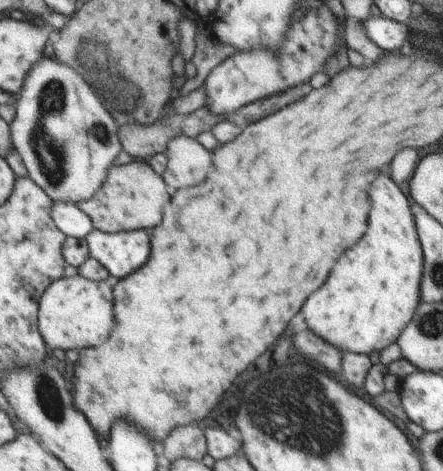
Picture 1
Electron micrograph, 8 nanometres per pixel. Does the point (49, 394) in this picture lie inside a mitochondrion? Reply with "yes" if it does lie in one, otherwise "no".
yes

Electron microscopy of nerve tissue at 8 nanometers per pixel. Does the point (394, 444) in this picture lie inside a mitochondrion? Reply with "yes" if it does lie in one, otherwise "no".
no

